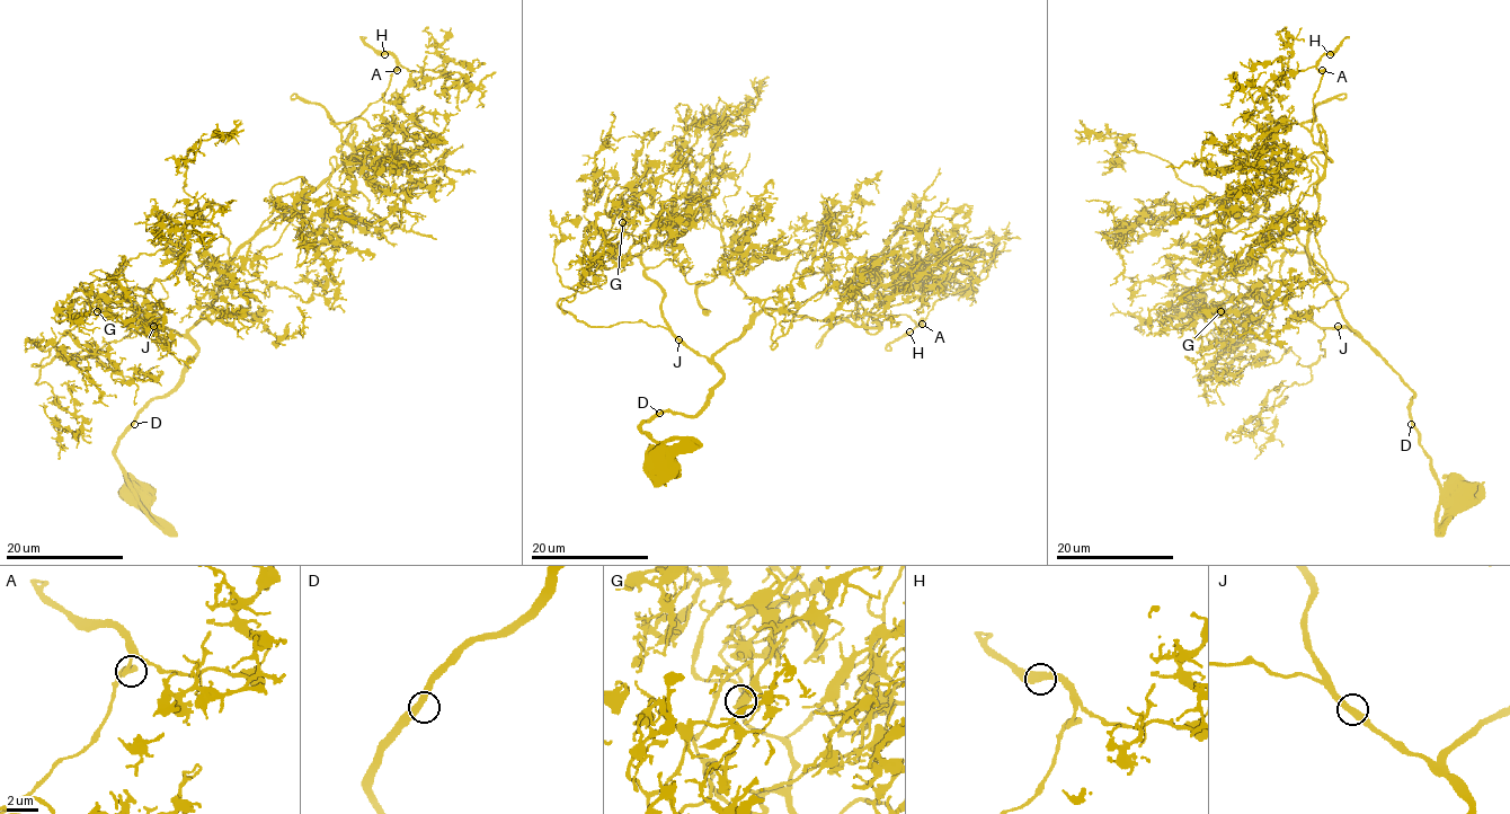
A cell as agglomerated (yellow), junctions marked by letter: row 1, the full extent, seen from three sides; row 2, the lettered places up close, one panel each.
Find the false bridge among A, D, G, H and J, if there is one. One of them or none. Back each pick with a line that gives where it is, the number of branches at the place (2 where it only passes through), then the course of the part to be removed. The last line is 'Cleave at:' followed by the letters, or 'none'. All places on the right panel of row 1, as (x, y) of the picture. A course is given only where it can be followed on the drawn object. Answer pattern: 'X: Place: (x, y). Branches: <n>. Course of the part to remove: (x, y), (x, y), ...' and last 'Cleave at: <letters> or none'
Cleave at: none

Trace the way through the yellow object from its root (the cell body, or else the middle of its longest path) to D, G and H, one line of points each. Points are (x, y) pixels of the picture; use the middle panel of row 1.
D: (659, 463), (658, 448), (640, 430), (644, 422), (649, 422), (659, 413)
G: (659, 463), (640, 425), (695, 415), (721, 373), (611, 253), (623, 222)
H: (659, 463), (640, 425), (695, 415), (721, 377), (713, 357), (763, 310), (921, 319), (909, 332)

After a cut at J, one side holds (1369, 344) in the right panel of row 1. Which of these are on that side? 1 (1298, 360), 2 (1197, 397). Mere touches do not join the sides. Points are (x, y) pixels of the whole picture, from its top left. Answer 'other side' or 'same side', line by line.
1: other side
2: same side

